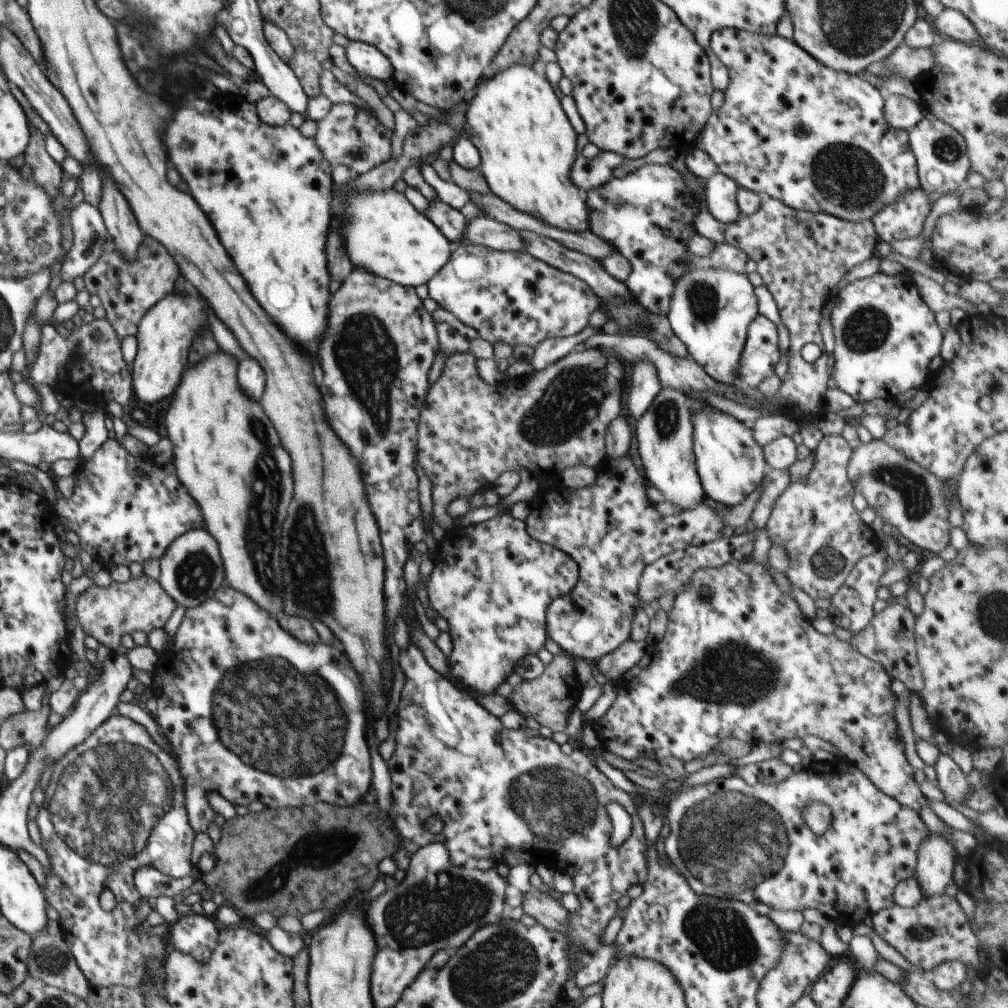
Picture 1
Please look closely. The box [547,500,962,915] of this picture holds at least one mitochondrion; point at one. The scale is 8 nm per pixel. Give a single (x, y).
(732, 841)

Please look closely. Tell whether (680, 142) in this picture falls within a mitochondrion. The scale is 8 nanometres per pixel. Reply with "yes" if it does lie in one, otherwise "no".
no

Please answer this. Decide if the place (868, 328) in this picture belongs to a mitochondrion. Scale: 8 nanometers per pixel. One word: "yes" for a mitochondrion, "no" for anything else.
yes

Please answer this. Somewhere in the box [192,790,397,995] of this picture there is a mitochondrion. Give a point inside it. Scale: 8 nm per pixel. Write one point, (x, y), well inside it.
(262, 885)

